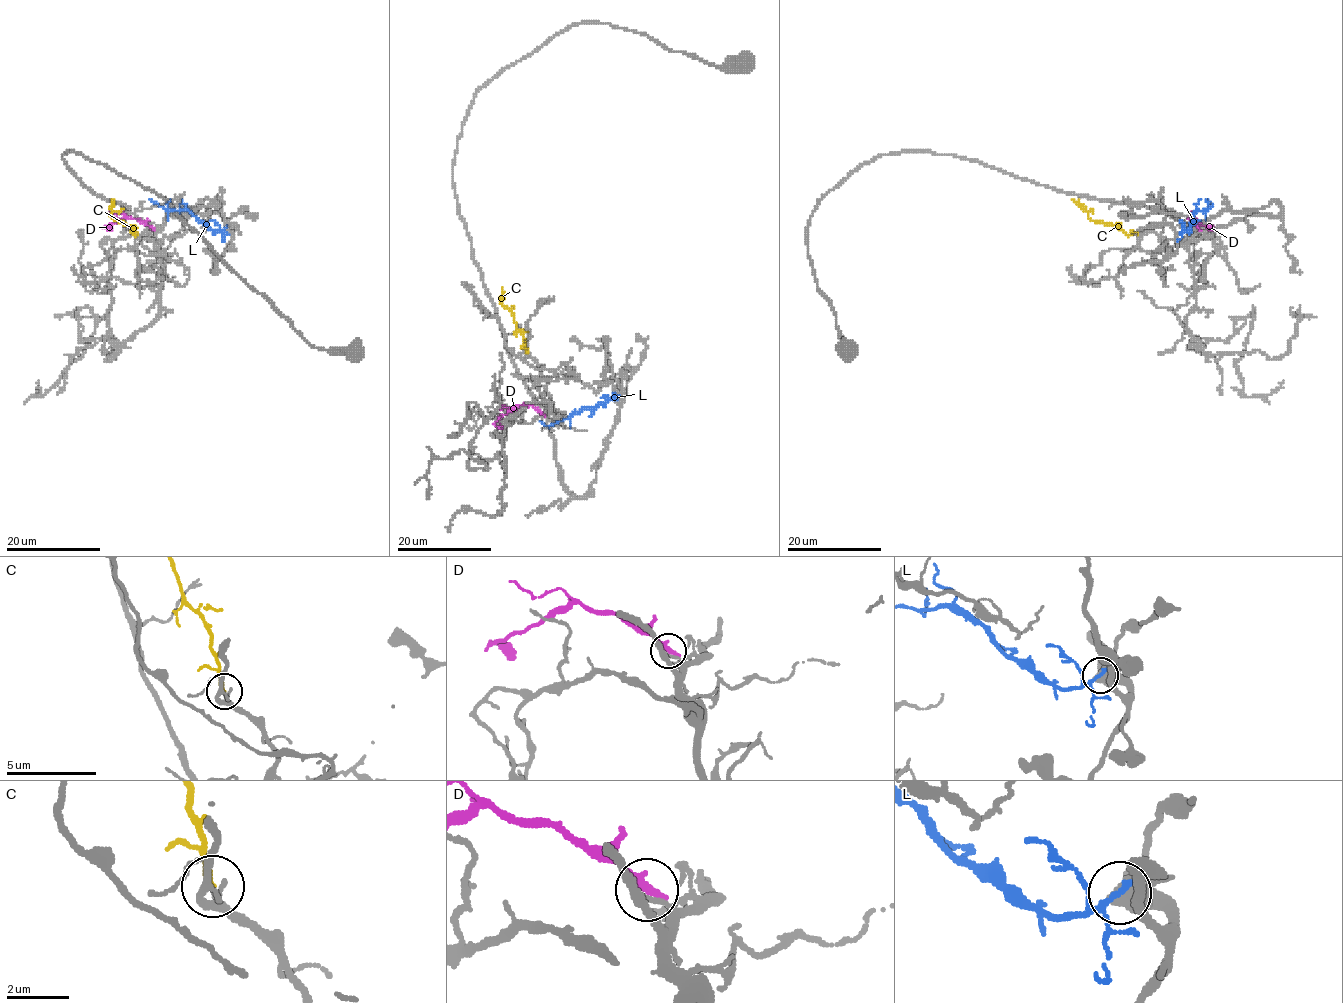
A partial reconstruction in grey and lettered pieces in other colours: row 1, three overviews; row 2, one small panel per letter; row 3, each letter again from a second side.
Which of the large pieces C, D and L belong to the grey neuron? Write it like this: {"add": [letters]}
{"add": ["C"]}

